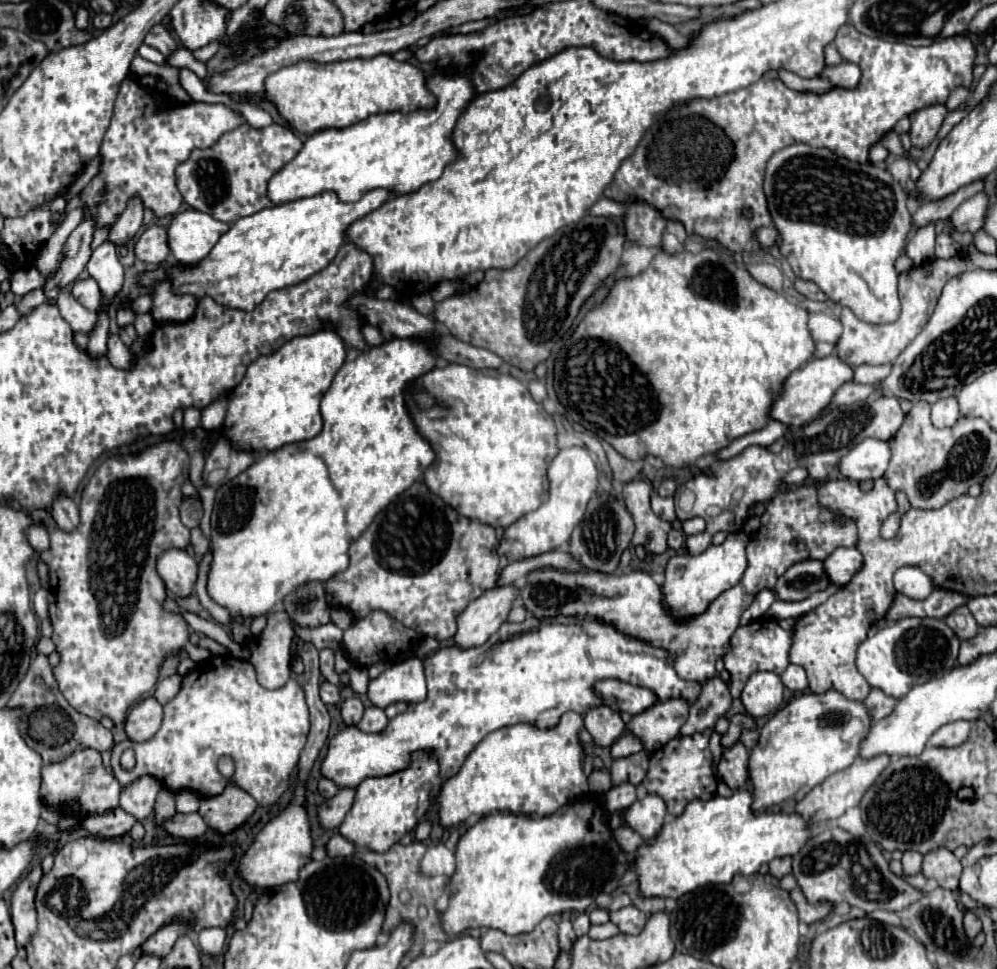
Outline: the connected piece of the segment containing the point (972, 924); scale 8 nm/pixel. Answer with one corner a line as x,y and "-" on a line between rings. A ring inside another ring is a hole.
965,912
965,920
963,920
963,924
965,924
965,932
967,932
967,936
973,940
979,932
981,932
981,920
973,914
973,912

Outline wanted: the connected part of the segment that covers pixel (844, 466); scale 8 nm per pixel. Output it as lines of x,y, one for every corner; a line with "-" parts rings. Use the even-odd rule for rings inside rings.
865,438
851,448
839,462
839,472
855,482
877,480
883,476
889,464
889,444
875,438

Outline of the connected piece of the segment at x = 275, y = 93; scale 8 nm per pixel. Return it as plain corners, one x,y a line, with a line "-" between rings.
373,56
373,58
357,58
357,60
343,60
333,64
313,64
313,62
301,62
291,64
289,68
281,68
281,72
273,72
273,76
267,76
265,80
265,96
269,96
267,102
271,102
279,116
289,122
299,134
315,134
325,128
347,128
351,124
357,124
371,114
381,112
411,112
417,108
431,108
435,104
435,96
425,86
425,74
407,64
397,62
391,56

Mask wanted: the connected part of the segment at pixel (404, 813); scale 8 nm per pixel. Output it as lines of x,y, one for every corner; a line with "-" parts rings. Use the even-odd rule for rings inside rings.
413,754
411,766
407,770
383,778
365,778
357,786
353,808
341,822
339,834
345,836
345,840
353,840
357,848
365,848
369,852
387,852
395,842
399,842
417,826
419,818
433,804
439,788
441,778
437,760
427,754

